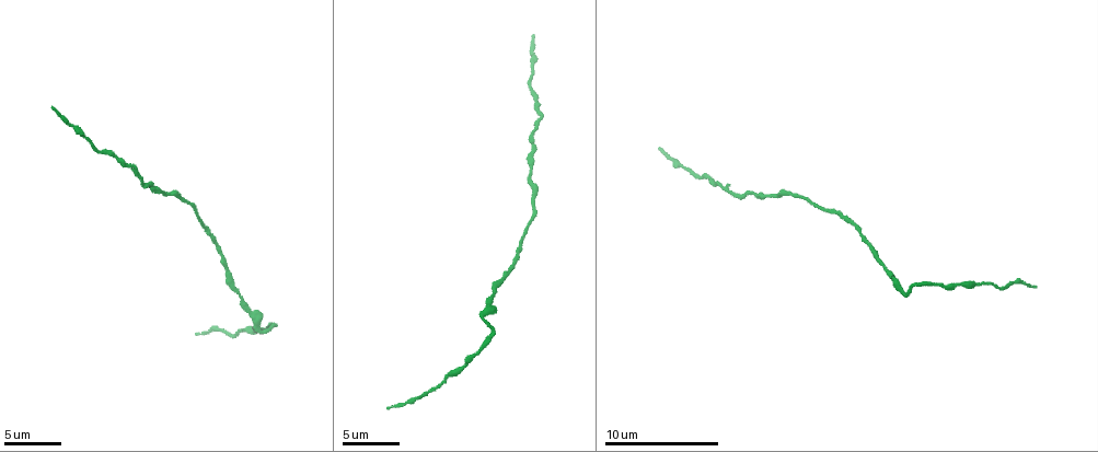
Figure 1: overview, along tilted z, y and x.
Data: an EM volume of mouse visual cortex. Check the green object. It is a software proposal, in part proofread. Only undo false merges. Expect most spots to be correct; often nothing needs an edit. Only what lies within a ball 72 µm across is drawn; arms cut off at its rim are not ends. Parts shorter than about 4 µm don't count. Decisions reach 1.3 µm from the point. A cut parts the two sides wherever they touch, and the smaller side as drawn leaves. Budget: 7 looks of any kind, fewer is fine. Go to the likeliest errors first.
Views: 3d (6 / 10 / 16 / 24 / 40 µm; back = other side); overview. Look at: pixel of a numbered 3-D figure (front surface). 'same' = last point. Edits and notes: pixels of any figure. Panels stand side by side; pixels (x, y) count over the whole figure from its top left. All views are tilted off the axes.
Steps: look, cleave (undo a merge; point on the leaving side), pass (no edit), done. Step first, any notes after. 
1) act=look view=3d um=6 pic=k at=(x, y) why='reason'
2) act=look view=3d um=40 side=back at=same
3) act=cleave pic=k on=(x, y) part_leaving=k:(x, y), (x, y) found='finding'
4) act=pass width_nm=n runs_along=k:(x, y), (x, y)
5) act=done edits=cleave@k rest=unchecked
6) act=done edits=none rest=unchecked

act=look view=3d um=6 pic=1 at=(530, 145) why='sudden change in width'

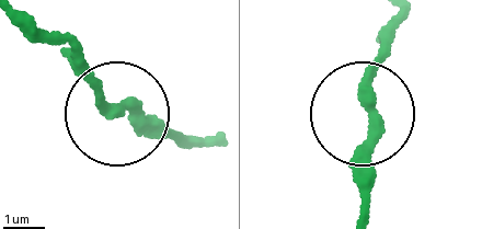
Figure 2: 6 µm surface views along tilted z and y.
act=look view=3d um=6 side=back pic=2 at=(121, 107)

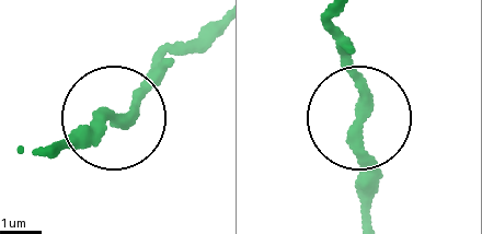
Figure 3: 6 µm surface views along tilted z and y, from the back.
act=pass width_nm=270 runs_along=3:(371, 214), (353, 62), (336, 28) found='all the same neuron'

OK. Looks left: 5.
act=look view=3d um=16 pic=1 at=(243, 331)

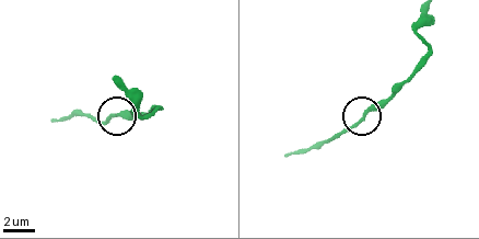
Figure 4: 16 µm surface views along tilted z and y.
act=pass width_nm=230 runs_along=4:(420, 11), (417, 34), (427, 50), (417, 67), (336, 137) found='all the same neuron'

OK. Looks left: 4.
act=look view=3d um=10 pic=1 at=(523, 236) why='sudden change in width'

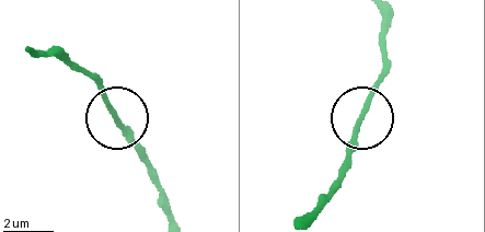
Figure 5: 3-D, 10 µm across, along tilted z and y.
act=look view=3d um=6 pic=5 at=(117, 115)

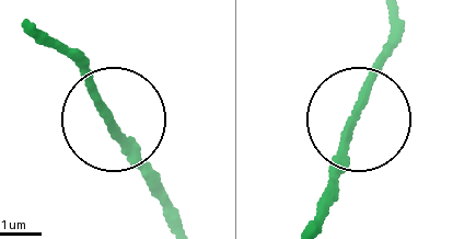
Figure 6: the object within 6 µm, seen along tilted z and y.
act=pass found='all the same neuron'

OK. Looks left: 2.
act=done edits=none rest=unchecked

